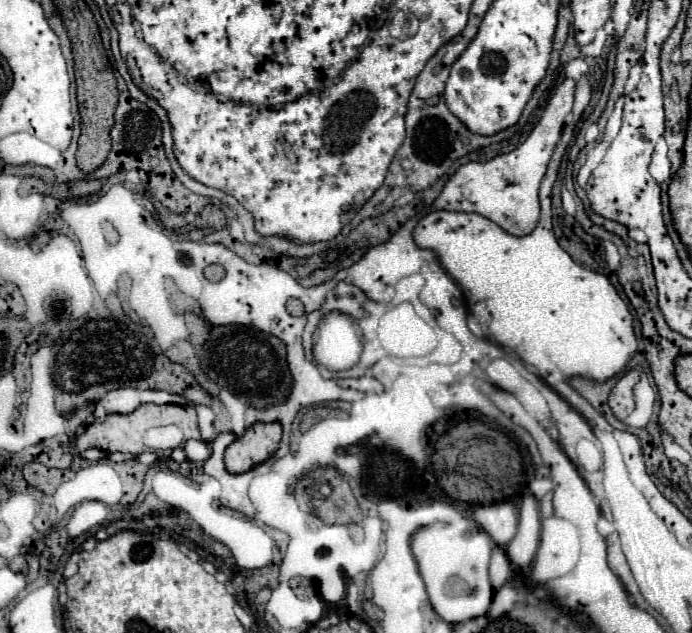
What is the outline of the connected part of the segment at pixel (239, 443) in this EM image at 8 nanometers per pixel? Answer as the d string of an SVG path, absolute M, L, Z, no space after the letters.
M255 422L245 430L225 452L225 466L229 472L239 474L251 470L255 464L267 460L277 448L281 440L281 424L279 422Z

